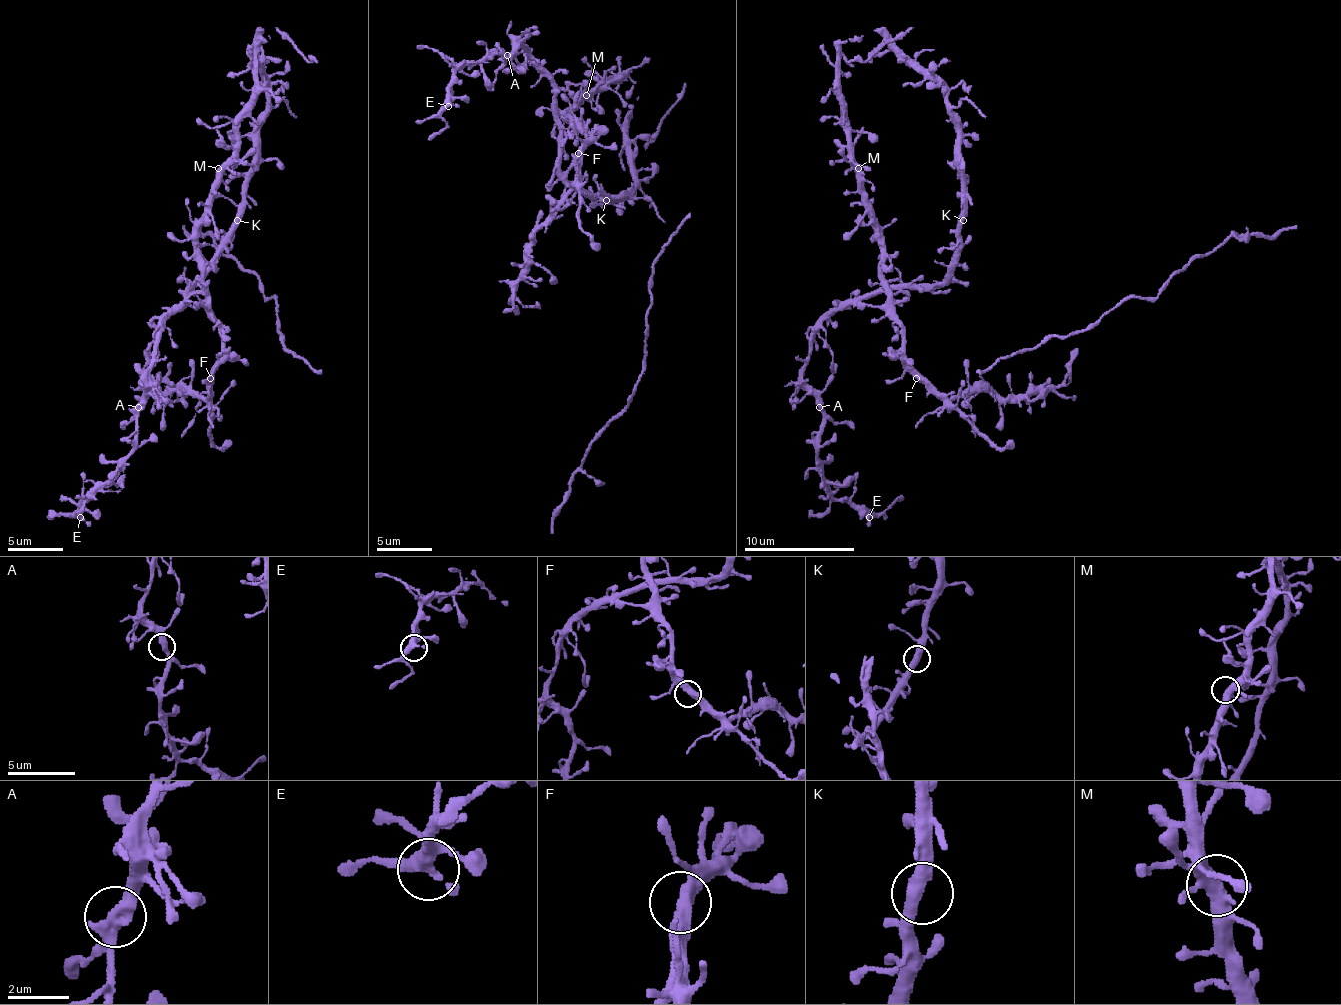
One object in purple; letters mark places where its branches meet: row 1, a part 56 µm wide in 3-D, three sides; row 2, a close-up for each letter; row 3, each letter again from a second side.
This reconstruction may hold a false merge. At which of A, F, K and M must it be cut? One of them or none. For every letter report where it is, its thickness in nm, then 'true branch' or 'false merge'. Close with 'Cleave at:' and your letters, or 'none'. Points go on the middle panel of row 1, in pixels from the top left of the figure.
A: (507, 55) | 440 nm | true branch
F: (578, 153) | 440 nm | true branch
K: (606, 200) | 440 nm | true branch
M: (586, 95) | 360 nm | true branch
Cleave at: none

